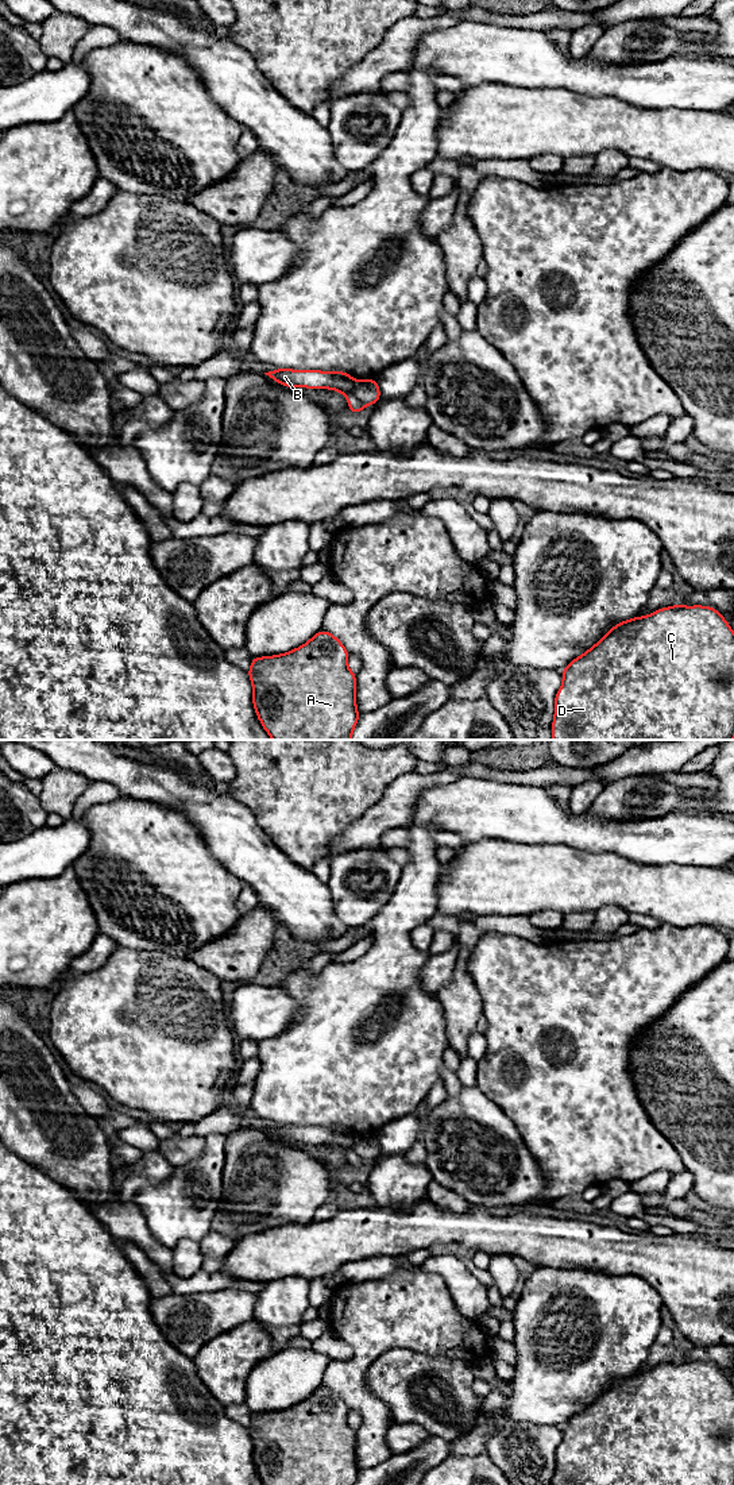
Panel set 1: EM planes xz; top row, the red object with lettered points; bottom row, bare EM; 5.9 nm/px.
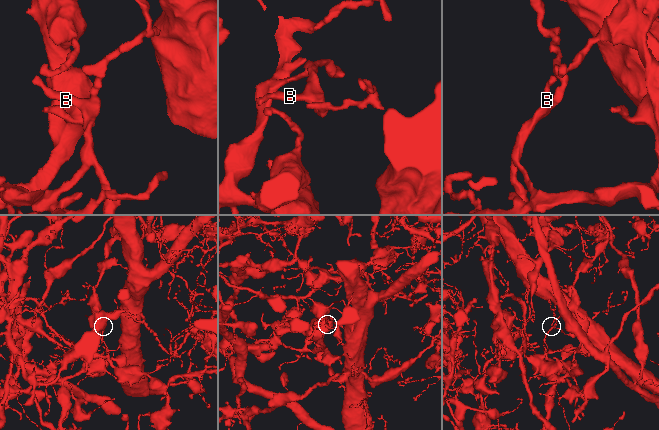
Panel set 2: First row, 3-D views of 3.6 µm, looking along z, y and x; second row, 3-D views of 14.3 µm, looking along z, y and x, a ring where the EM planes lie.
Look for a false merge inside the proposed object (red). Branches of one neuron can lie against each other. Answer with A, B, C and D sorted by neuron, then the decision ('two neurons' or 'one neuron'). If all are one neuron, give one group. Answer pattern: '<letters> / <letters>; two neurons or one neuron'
A C D / B; two neurons

